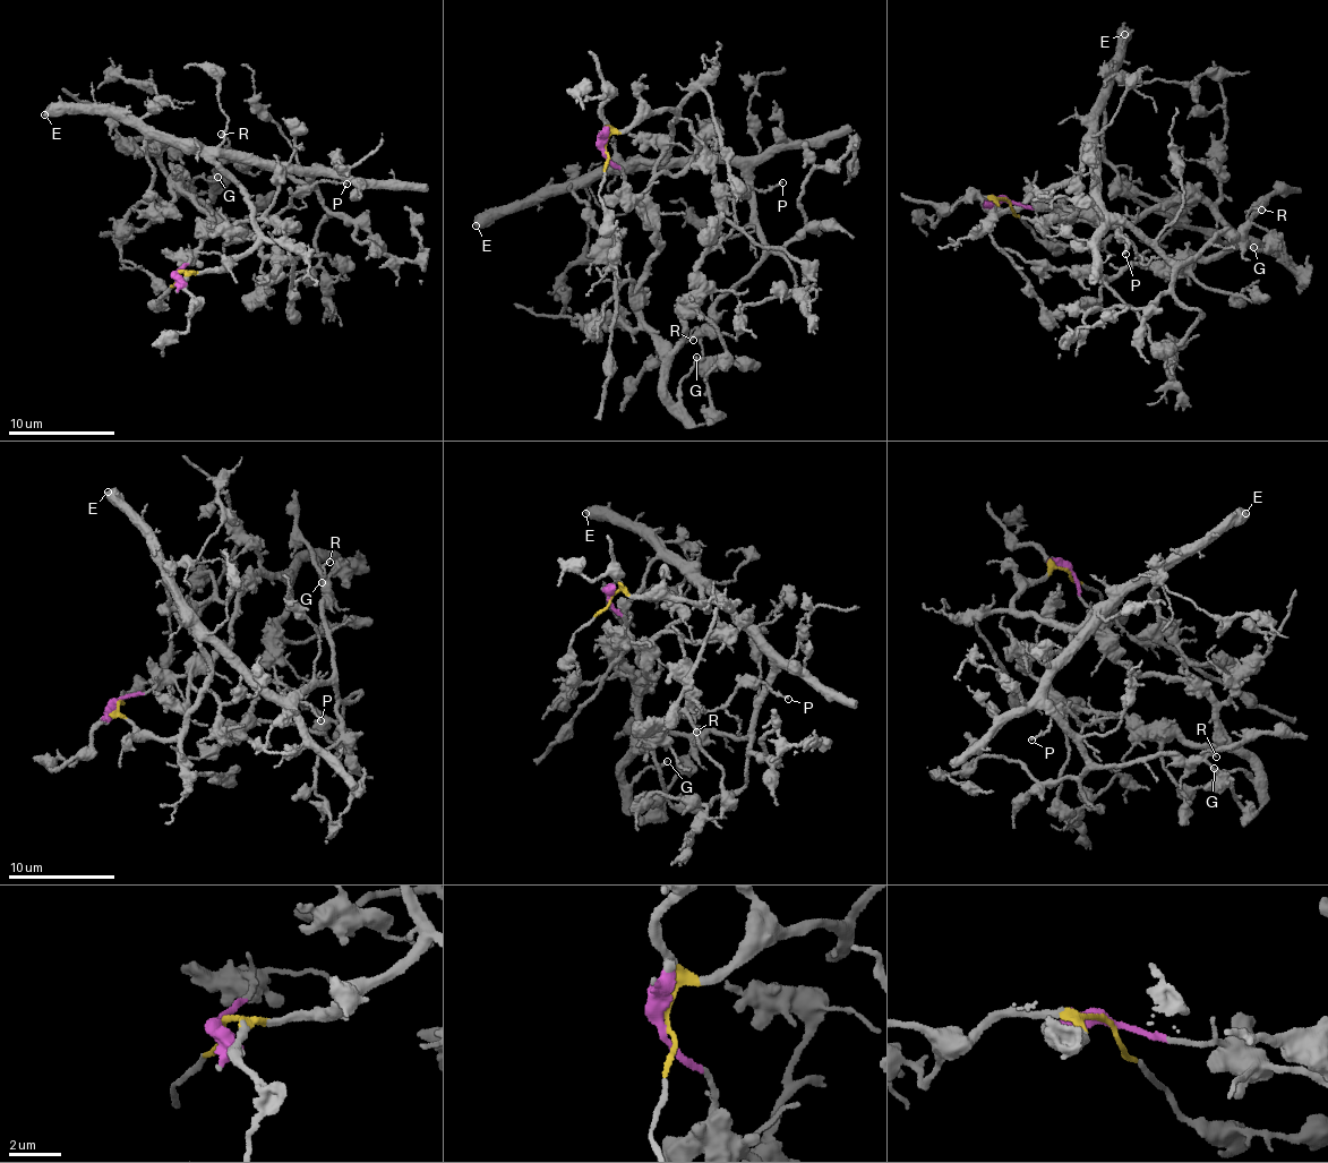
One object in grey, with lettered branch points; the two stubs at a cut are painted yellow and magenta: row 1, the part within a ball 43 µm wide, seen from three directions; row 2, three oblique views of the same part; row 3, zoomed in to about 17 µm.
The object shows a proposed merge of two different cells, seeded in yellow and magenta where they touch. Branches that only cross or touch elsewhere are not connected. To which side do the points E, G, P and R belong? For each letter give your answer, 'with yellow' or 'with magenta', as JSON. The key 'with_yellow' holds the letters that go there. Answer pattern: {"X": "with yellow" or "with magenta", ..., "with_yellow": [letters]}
{"E": "with yellow", "G": "with magenta", "P": "with magenta", "R": "with yellow", "with_yellow": ["E", "R"]}

